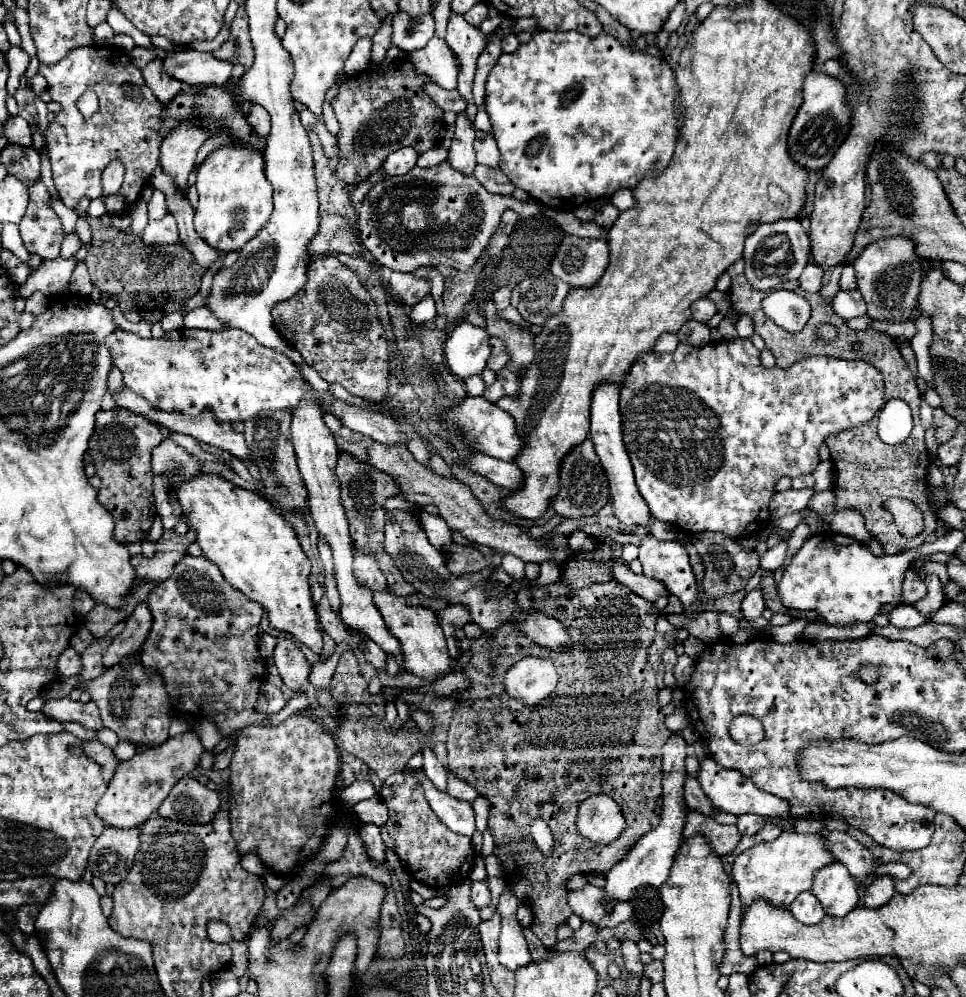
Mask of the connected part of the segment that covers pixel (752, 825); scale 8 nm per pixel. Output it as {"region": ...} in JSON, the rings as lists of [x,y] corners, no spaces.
{"region":[[[744,814],[738,818],[738,830],[740,834],[756,834],[766,824],[766,818],[760,818],[756,814]]]}

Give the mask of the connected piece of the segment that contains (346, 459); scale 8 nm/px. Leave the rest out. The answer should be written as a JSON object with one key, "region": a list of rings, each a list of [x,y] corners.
{"region":[[[340,452],[340,458],[338,458],[334,472],[336,472],[340,486],[342,486],[340,500],[346,508],[350,534],[354,538],[356,578],[360,578],[360,582],[364,582],[372,592],[384,590],[386,578],[384,578],[382,570],[378,568],[378,558],[376,558],[378,552],[384,552],[384,544],[382,544],[384,542],[384,516],[386,516],[384,502],[390,496],[400,496],[402,490],[390,474],[376,470],[372,464],[360,462],[358,458],[354,458],[352,454],[346,454],[346,452]]]}

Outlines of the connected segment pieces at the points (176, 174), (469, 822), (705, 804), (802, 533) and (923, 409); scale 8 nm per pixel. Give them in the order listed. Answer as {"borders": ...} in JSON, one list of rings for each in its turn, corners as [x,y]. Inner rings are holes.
{"borders":[[[[180,124],[160,146],[160,168],[182,192],[188,188],[188,174],[192,172],[198,148],[206,138],[208,134],[204,134],[204,130],[196,130],[192,124]]],[[[406,768],[404,772],[408,772],[408,774],[412,774],[414,778],[418,778],[418,782],[422,784],[422,788],[424,788],[424,792],[426,792],[426,798],[428,798],[432,810],[436,812],[436,816],[438,816],[444,824],[450,826],[450,830],[454,830],[454,832],[458,832],[458,834],[472,836],[472,832],[476,830],[472,802],[452,798],[452,796],[448,796],[446,792],[438,790],[438,788],[428,780],[424,768],[418,768],[418,770]]],[[[690,774],[684,780],[684,802],[688,808],[696,808],[698,812],[702,812],[706,816],[712,816],[712,812],[714,812],[714,806],[712,806],[712,802],[708,802],[708,796],[704,794],[700,782]]],[[[801,522],[791,533],[791,536],[788,540],[788,552],[786,560],[784,562],[790,562],[792,556],[802,547],[802,544],[812,536],[812,531],[809,527]]],[[[924,395],[921,396],[920,418],[922,421],[922,426],[924,426],[926,430],[928,430],[928,428],[932,428],[932,406],[928,406]]]]}

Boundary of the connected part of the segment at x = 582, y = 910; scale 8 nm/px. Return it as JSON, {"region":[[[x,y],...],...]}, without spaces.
{"region":[[[586,884],[584,890],[572,890],[568,894],[568,904],[584,921],[592,921],[602,928],[614,928],[618,922],[624,922],[632,914],[632,906],[628,902],[622,902],[616,906],[614,914],[606,914],[602,906],[602,888],[594,888],[592,884]]]}

